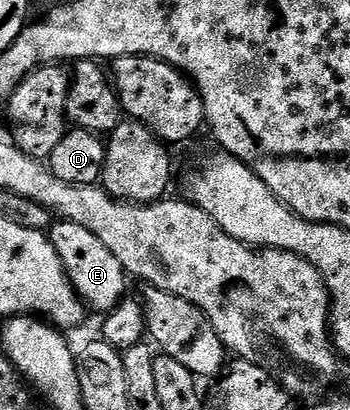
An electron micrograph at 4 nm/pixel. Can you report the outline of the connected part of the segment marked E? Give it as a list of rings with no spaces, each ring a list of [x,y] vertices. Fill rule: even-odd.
[[[57,219],[50,229],[50,239],[58,258],[62,258],[62,268],[70,278],[76,295],[84,301],[89,309],[99,314],[112,312],[125,299],[130,277],[124,271],[122,262],[95,234],[90,234],[86,226],[78,226],[69,220]]]

